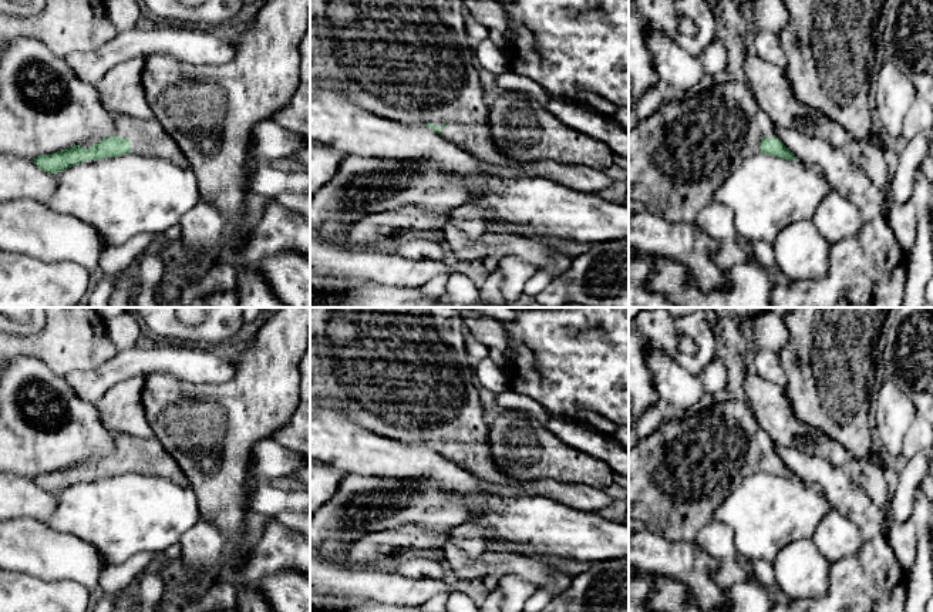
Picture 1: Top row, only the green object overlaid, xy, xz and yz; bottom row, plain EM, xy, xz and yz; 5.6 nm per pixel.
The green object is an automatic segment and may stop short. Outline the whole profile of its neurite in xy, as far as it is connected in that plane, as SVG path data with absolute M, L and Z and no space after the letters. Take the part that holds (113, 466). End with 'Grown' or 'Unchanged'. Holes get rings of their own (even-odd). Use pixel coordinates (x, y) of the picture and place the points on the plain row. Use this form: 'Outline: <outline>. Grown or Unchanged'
Outline: M112 434L114 455L102 458L85 468L74 464L68 468L34 477L44 491L58 492L88 478L117 477L127 473L162 477L178 485L188 485L188 478L172 455L155 438Z. Grown

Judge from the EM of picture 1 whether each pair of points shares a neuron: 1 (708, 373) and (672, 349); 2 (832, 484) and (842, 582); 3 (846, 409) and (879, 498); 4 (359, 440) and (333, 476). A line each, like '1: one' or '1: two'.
1: two
2: one
3: two
4: two

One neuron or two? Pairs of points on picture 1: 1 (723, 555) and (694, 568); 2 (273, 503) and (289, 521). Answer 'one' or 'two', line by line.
1: two
2: two

